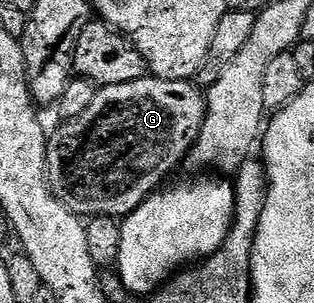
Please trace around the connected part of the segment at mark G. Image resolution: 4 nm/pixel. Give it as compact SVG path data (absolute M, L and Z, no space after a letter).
M146 77L136 79L135 81L120 83L119 85L101 87L97 92L95 101L91 101L91 105L87 105L87 109L83 109L83 113L79 113L79 117L62 122L60 124L62 127L59 128L54 135L52 132L52 134L48 136L47 169L49 170L49 185L53 189L53 196L55 196L64 207L71 209L76 215L82 217L124 217L130 215L142 201L148 199L150 195L154 194L154 192L162 186L161 179L167 178L168 175L176 169L177 163L184 164L186 162L188 153L201 132L201 126L205 120L206 106L207 99L203 94L202 88L184 79Z

